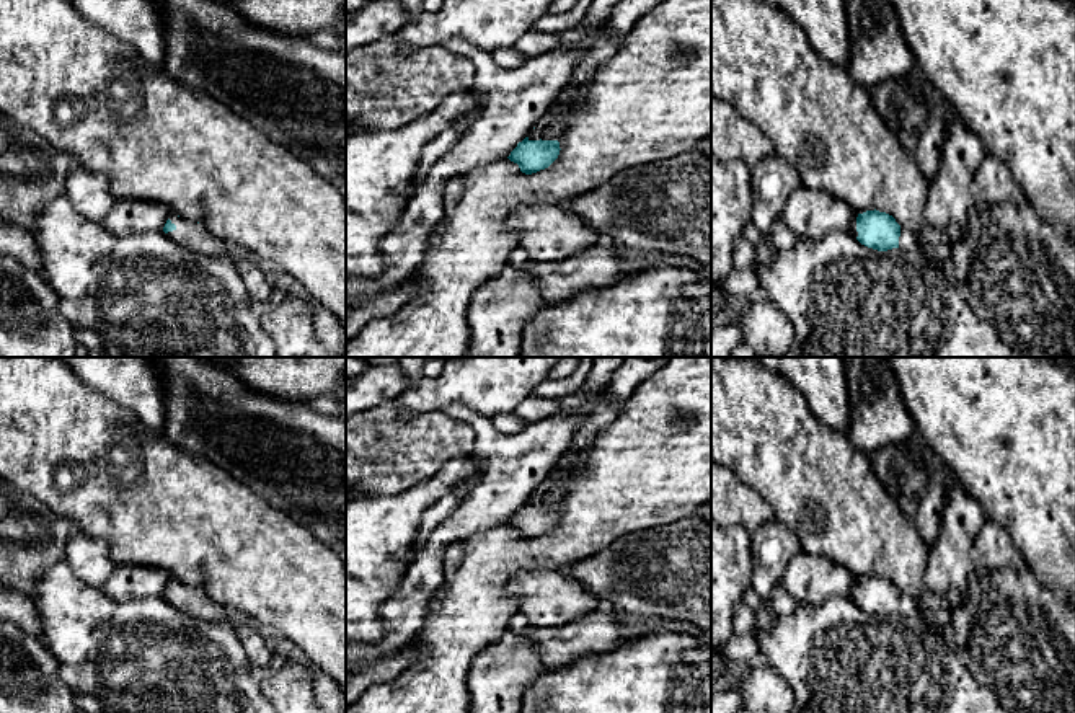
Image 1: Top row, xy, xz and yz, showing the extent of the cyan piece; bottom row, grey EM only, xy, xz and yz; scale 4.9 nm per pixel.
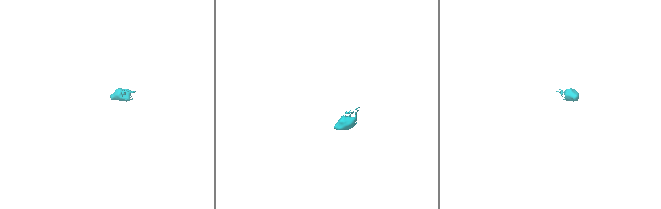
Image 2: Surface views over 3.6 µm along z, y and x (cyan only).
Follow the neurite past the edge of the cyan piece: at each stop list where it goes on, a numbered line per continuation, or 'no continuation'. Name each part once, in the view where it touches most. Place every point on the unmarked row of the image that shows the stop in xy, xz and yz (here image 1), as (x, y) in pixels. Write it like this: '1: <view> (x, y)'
1: xz (601, 415)
2: yz (909, 609)

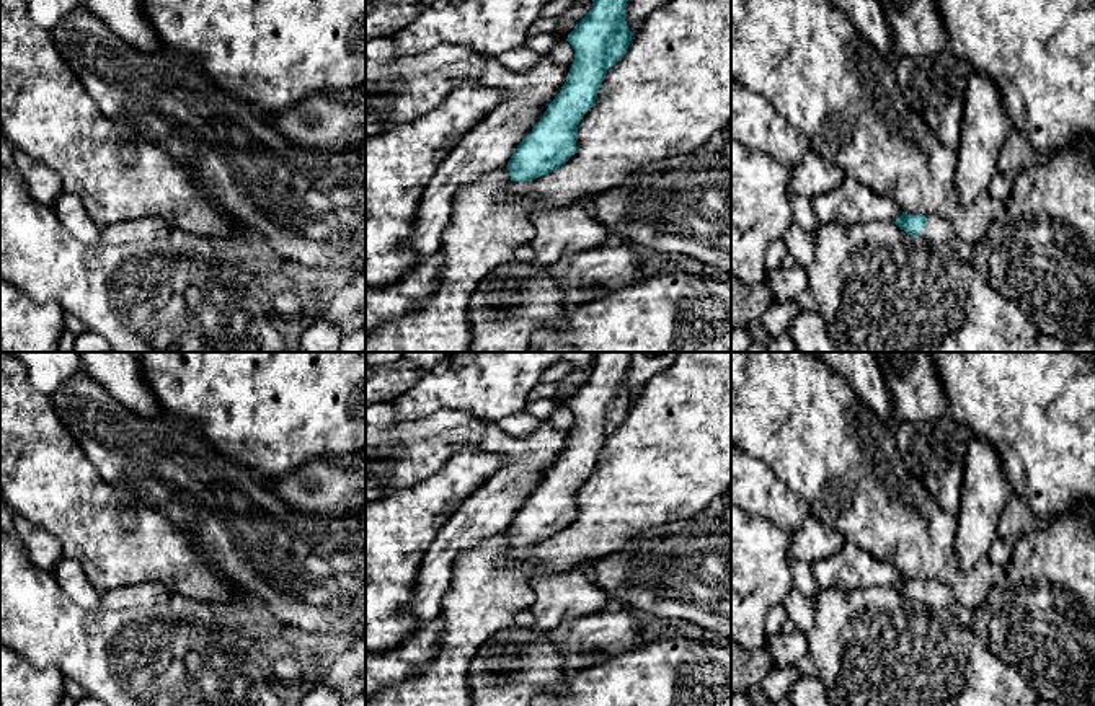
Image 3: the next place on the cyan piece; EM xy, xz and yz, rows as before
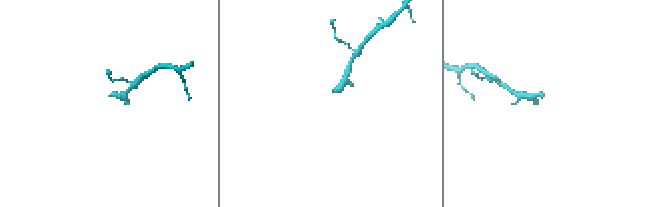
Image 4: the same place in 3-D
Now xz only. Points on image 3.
1: xz (516, 553)

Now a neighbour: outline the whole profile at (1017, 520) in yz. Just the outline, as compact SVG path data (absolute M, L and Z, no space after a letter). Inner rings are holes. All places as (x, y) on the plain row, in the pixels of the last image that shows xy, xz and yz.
M1012 494L997 523L997 535L1018 541L1043 528L1044 522L1018 496Z

